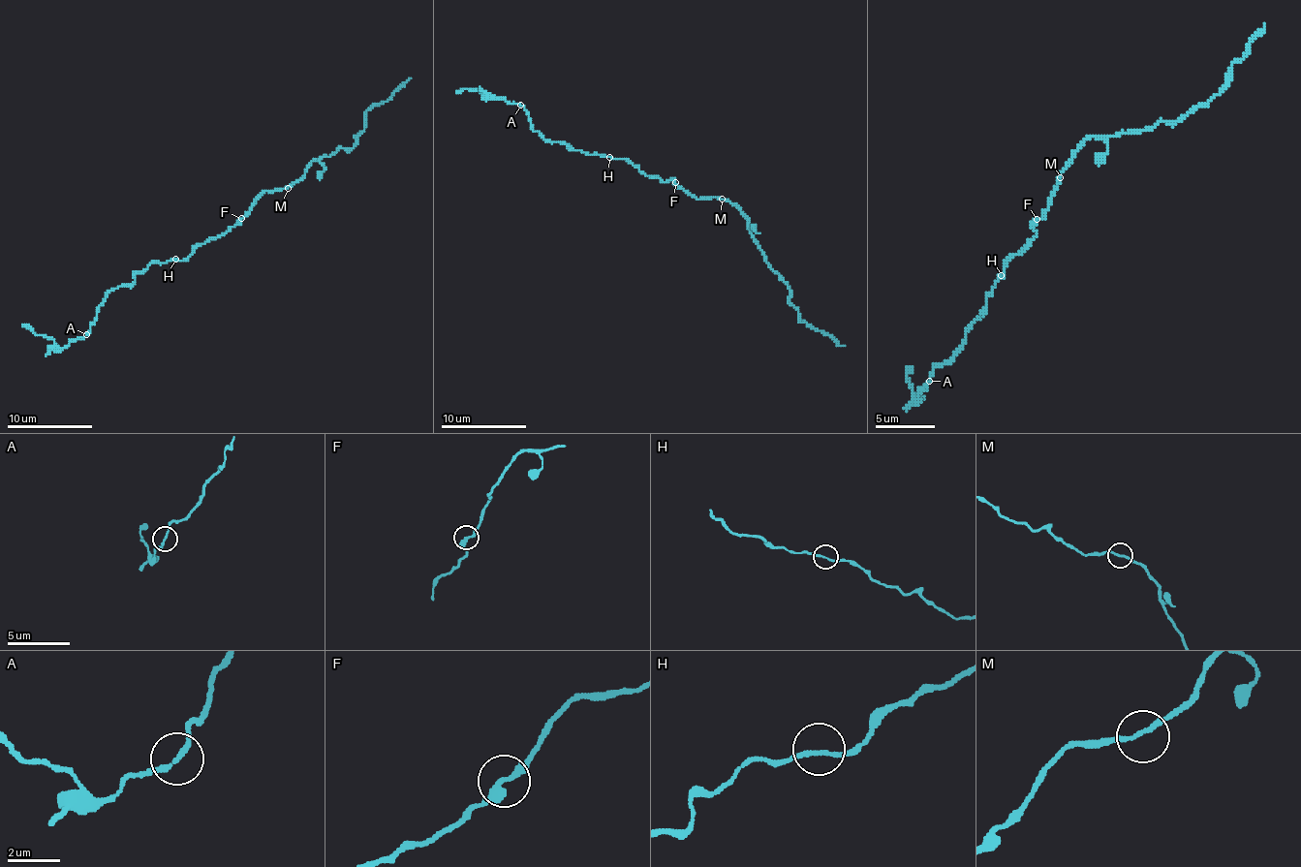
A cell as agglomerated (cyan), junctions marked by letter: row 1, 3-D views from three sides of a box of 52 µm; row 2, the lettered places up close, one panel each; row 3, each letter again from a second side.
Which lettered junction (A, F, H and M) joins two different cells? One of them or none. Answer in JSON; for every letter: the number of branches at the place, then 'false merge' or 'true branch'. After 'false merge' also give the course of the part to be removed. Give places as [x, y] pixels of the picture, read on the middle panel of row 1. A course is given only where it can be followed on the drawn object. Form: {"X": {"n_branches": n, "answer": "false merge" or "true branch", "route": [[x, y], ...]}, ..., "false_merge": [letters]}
{"A": {"n_branches": 2, "answer": "true branch"}, "F": {"n_branches": 2, "answer": "true branch"}, "H": {"n_branches": 2, "answer": "true branch"}, "M": {"n_branches": 2, "answer": "true branch"}, "false_merge": []}

